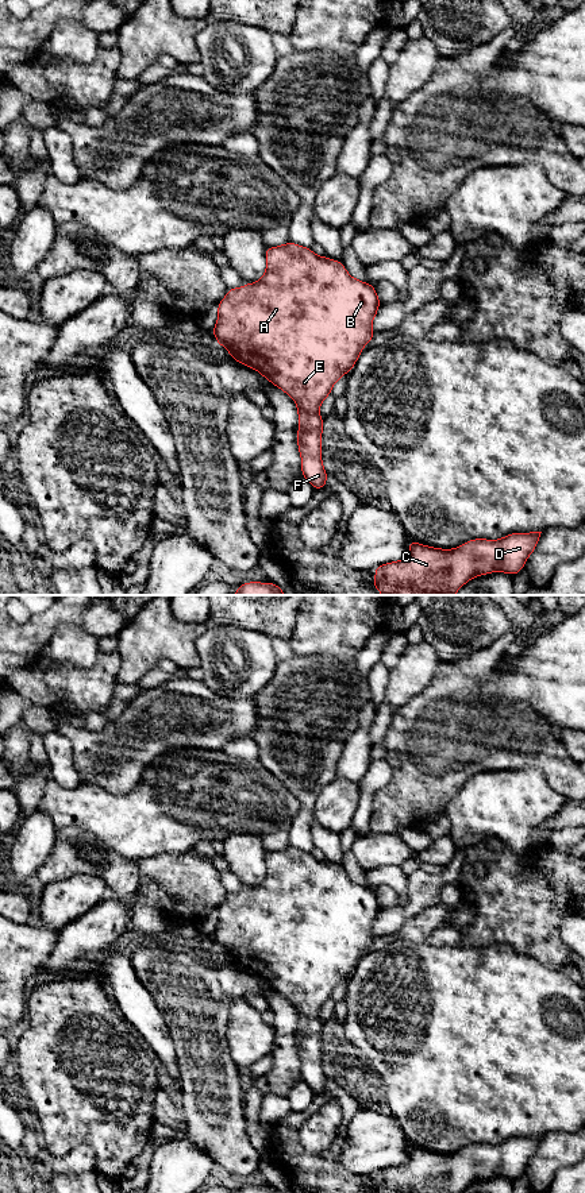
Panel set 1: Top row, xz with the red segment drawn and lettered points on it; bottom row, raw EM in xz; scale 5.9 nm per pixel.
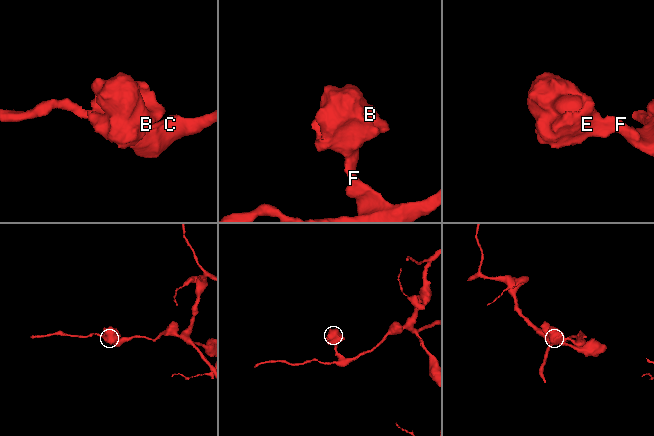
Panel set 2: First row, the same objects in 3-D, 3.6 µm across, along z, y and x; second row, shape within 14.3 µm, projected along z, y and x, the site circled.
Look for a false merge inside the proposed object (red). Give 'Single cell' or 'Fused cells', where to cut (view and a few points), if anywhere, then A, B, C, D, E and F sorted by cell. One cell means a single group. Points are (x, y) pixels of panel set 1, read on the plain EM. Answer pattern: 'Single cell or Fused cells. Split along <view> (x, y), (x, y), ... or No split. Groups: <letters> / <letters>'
Single cell. No split. Groups: A B C D E F

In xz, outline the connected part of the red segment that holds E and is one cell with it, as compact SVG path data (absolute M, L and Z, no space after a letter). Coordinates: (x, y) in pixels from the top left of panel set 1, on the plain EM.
M289 846L278 852L268 852L265 862L266 876L258 887L227 893L226 901L218 908L219 922L212 938L218 949L228 955L231 964L258 976L296 1007L301 1081L313 1094L319 1094L327 1090L327 1076L322 1065L324 1024L319 1020L319 1014L336 985L353 974L363 951L376 941L372 928L381 907L374 889L353 883L342 866L319 861L308 852Z

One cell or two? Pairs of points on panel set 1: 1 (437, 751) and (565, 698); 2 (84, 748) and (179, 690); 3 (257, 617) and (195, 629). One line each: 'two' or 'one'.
1: two
2: one
3: one

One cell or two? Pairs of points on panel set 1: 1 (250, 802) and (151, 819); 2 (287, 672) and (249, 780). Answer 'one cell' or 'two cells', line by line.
1: one cell
2: two cells

